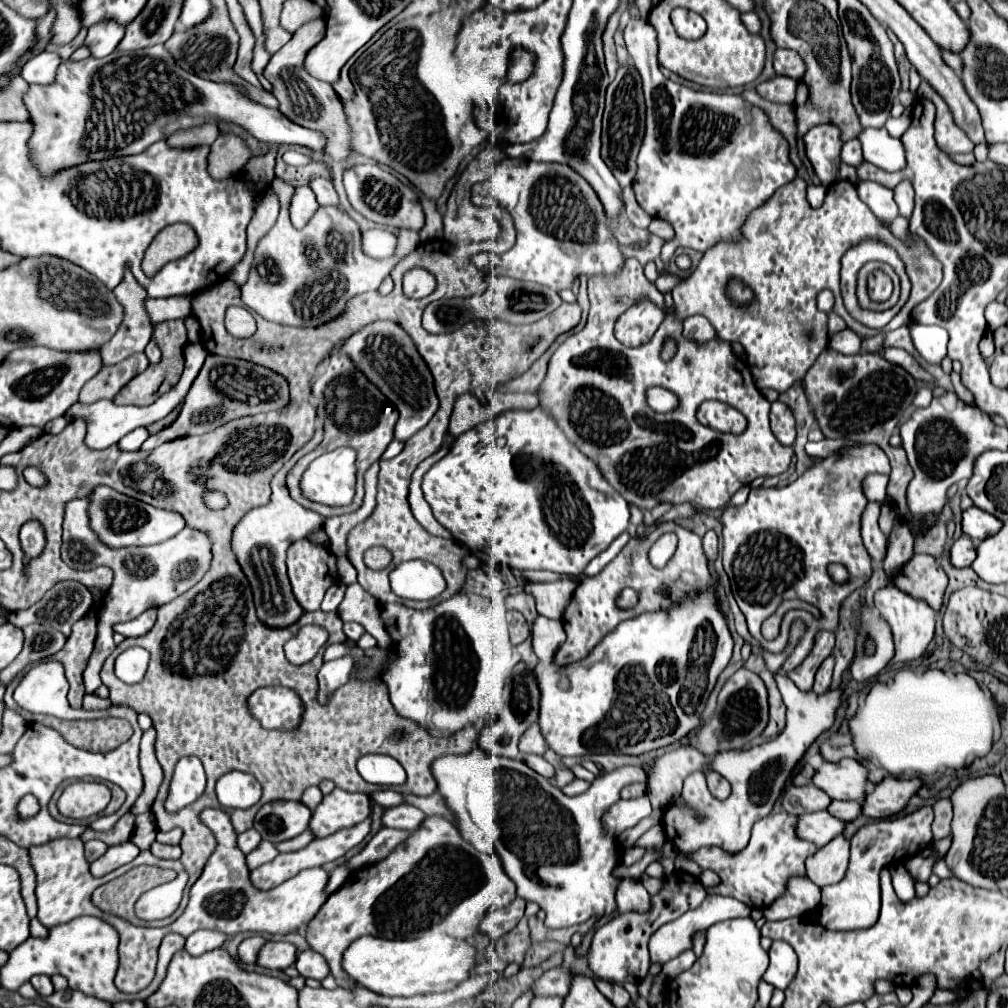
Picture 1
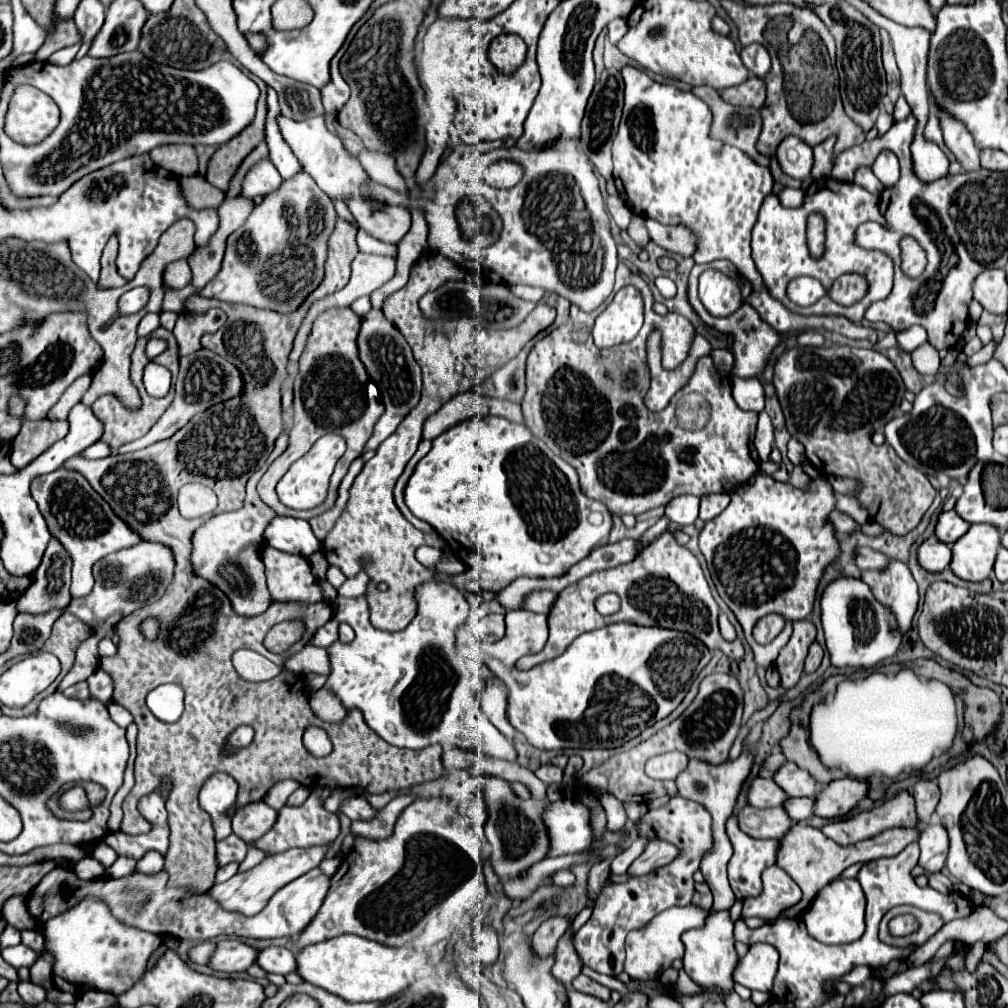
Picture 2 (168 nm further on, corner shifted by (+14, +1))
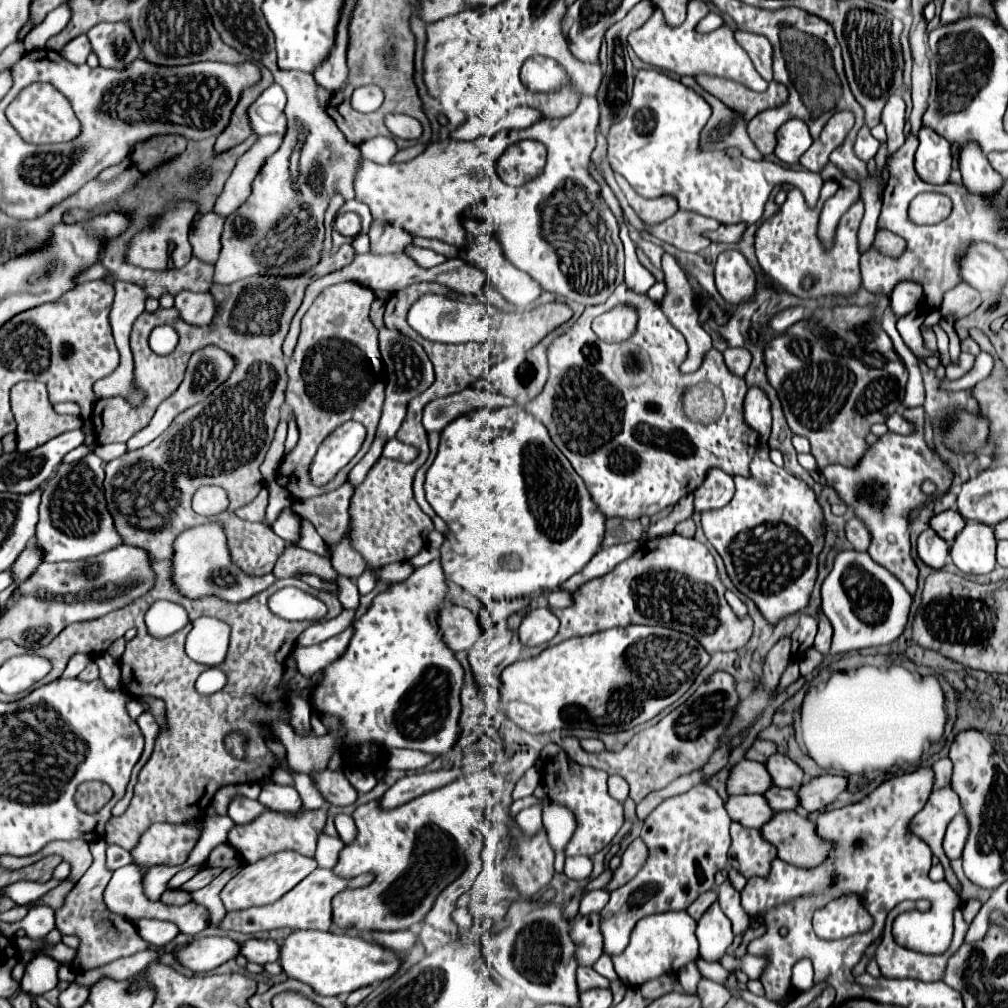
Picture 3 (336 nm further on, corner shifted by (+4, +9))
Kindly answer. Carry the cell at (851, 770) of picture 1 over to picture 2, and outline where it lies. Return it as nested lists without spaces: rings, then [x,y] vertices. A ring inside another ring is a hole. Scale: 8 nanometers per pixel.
[[[784,763],[780,771],[774,775],[774,781],[790,795],[790,797],[816,797],[822,791],[822,785],[796,763]]]

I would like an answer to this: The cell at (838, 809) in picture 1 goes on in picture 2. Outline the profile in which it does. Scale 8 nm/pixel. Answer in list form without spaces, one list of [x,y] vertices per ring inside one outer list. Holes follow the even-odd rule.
[[[788,799],[784,807],[794,821],[806,821],[814,813],[814,799]]]

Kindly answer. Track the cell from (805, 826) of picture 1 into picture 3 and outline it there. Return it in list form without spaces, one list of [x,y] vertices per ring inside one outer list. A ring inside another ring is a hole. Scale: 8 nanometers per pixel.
[[[730,795],[724,807],[732,821],[754,829],[760,829],[774,813],[762,795]]]

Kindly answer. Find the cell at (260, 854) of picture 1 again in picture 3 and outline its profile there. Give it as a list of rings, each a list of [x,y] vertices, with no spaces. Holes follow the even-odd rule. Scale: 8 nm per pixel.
[[[204,867],[202,871],[198,871],[188,883],[184,883],[182,887],[180,887],[180,891],[198,891],[198,889],[202,889],[202,887],[206,887],[216,875],[220,875],[222,873],[222,869],[210,869],[210,867]]]

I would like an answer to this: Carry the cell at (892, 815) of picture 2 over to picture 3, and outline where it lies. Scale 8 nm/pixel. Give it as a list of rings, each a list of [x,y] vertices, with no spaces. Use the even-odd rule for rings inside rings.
[[[920,767],[914,773],[886,779],[854,805],[822,811],[816,819],[816,829],[820,839],[832,841],[832,855],[828,855],[820,867],[802,869],[774,859],[768,877],[748,879],[740,891],[742,907],[750,917],[762,917],[766,933],[747,946],[747,953],[766,959],[766,967],[760,973],[766,999],[774,1003],[792,999],[792,993],[788,995],[788,991],[792,991],[792,967],[804,957],[814,965],[814,983],[840,983],[840,979],[848,979],[866,947],[880,937],[886,915],[900,901],[928,899],[934,907],[950,905],[950,909],[960,903],[956,891],[946,881],[934,883],[928,877],[932,851],[908,829],[912,817],[926,805],[932,783],[932,769]],[[856,841],[860,841],[860,845],[856,845]],[[838,895],[860,895],[866,911],[874,919],[870,931],[838,941],[816,937],[812,927],[814,911],[824,907],[826,899],[838,899]],[[782,929],[786,929],[784,935]]]

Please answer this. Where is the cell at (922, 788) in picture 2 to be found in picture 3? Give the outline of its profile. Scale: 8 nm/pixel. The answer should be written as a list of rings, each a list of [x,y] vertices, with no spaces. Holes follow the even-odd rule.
[[[942,757],[934,763],[934,773],[936,773],[936,783],[934,783],[934,789],[940,789],[944,785],[950,783],[950,777],[952,777],[952,761],[948,757]]]

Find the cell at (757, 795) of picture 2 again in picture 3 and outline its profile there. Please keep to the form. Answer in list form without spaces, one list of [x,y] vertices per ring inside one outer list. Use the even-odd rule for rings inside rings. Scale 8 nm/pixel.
[[[742,759],[738,765],[730,769],[730,777],[726,781],[728,795],[742,793],[764,793],[772,787],[772,779],[762,763]]]

